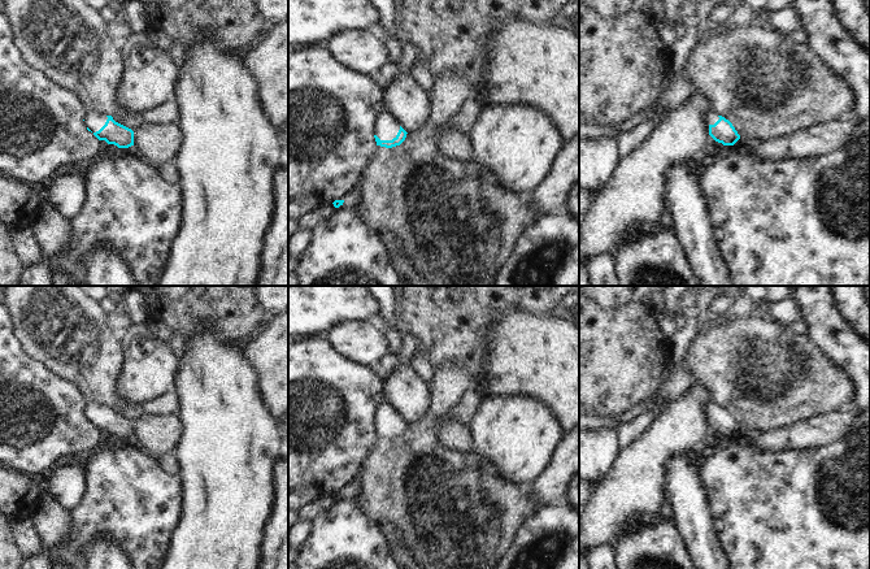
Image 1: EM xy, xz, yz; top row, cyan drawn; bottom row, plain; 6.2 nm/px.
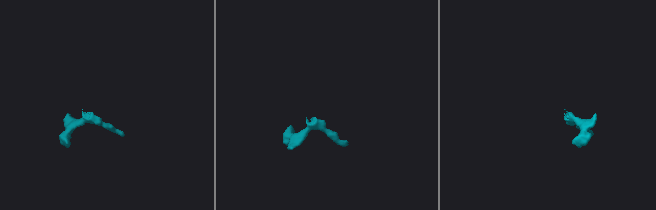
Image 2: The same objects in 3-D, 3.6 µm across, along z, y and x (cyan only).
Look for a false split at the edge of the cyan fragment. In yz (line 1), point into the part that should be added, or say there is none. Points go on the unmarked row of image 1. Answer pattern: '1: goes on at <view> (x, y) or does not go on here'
1: goes on at yz (713, 408)

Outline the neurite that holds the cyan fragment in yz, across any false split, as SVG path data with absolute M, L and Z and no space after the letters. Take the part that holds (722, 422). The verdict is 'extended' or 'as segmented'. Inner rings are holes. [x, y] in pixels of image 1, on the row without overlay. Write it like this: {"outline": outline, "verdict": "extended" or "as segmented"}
{"outline": "M714 403L708 408L709 413L709 426L718 434L723 436L734 436L740 426L732 417L732 414L722 407Z", "verdict": "extended"}

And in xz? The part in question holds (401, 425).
{"outline": "M384 396L375 408L374 424L377 436L386 439L400 436L408 425L384 400Z", "verdict": "extended"}

